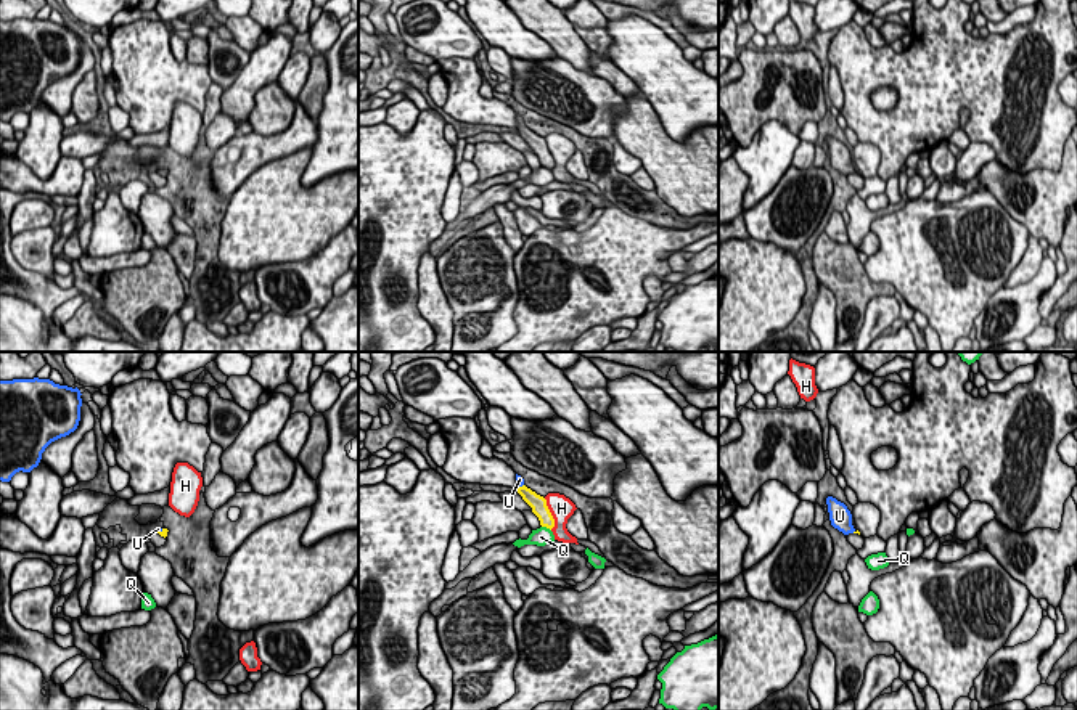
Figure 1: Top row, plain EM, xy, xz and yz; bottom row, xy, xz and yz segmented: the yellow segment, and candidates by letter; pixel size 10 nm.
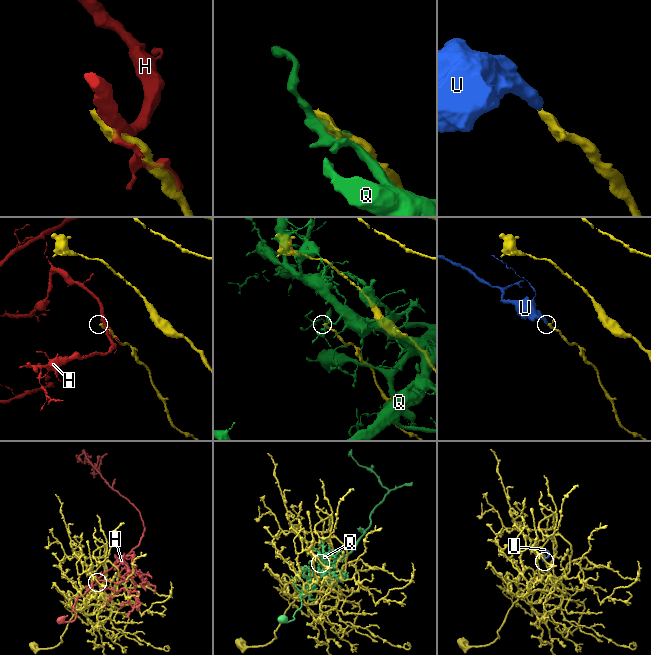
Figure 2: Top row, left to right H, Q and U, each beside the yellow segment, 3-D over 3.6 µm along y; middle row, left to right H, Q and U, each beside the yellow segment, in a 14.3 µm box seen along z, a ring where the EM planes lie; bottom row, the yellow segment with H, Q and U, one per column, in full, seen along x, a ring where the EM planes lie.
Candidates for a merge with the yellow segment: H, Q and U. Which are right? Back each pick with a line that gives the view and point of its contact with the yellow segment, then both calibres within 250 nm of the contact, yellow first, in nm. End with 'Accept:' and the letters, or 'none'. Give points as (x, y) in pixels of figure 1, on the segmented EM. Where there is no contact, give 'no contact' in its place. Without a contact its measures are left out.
U: contact xy (159, 532); calibres 60 and 30 nm
Accept: U

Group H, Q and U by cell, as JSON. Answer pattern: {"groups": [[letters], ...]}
{"groups": [["H"], ["Q"], ["U"]]}

